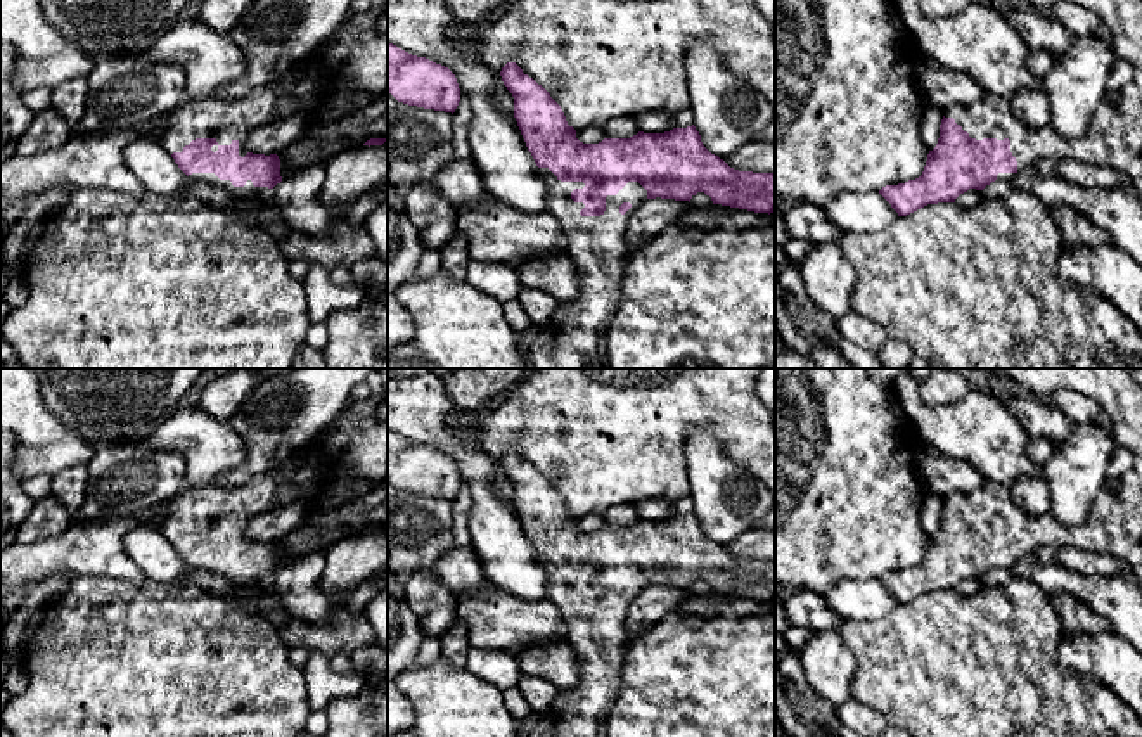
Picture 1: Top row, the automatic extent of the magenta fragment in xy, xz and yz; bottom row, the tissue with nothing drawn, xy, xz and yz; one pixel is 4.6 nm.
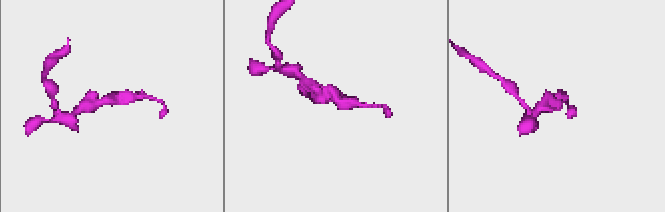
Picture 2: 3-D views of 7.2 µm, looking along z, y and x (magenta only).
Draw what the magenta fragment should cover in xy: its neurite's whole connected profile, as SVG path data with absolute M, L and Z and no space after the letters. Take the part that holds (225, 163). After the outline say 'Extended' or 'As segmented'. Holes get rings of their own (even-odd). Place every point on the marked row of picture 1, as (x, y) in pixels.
M254 88L239 100L208 95L163 114L161 142L192 180L234 195L268 197L282 182L277 154L253 154L247 137L272 121L275 92Z. Extended

